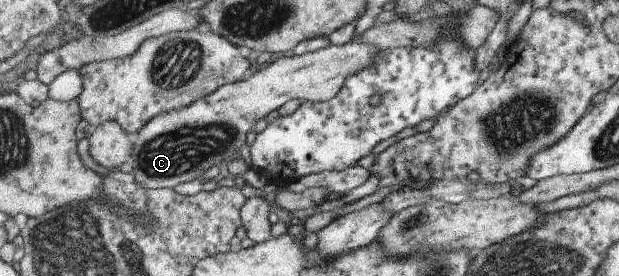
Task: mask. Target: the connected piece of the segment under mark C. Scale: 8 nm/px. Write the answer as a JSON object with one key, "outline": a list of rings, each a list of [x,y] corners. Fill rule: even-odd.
{"outline":[[[352,40],[312,53],[280,57],[246,80],[227,84],[190,106],[156,116],[156,120],[150,120],[137,132],[137,141],[133,144],[131,163],[136,182],[150,190],[172,189],[188,180],[202,181],[203,171],[226,166],[239,157],[255,122],[294,98],[313,103],[331,101],[349,76],[375,63],[381,52]]]}

